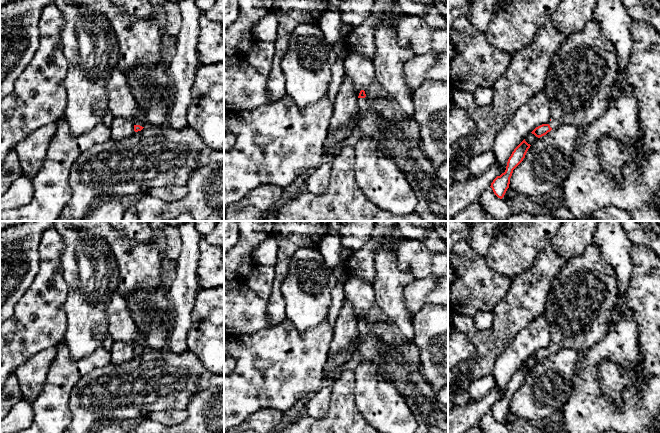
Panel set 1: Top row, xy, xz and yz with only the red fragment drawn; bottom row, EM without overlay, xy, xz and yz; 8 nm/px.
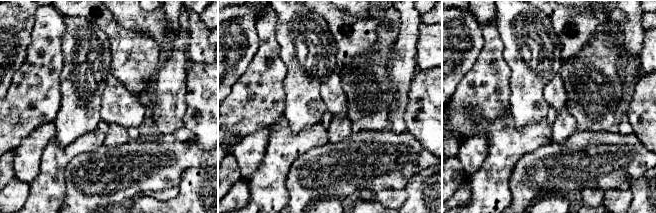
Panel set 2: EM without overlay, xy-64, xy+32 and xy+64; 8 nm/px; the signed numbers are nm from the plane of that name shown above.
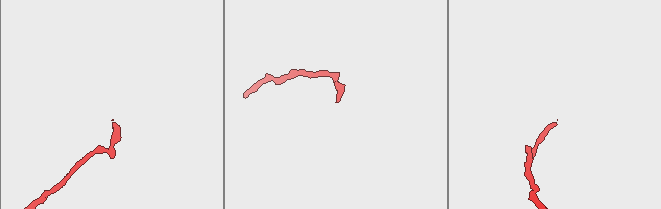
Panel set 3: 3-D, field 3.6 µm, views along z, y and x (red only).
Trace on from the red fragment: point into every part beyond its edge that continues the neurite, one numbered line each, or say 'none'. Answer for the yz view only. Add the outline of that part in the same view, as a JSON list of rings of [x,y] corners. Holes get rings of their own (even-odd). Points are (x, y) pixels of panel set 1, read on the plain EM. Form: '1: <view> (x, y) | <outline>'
1: yz (583, 294) | [[[590,244],[579,256],[567,261],[552,283],[544,312],[551,328],[552,353],[572,349],[579,353],[591,349],[608,332],[608,317],[617,304],[618,282],[613,267],[600,254],[596,244]]]

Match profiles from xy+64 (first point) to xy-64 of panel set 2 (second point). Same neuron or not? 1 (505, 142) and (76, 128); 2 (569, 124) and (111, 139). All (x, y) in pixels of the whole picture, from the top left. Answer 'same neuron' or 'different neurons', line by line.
1: different neurons
2: same neuron

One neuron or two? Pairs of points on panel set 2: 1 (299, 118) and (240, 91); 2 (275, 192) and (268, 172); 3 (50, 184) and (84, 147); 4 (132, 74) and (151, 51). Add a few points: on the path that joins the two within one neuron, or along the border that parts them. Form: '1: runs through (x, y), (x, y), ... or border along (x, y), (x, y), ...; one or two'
1: border along (283, 87), (285, 108), (282, 114); two
2: runs through (274, 187), (270, 177); one
3: runs through (51, 172), (72, 150); one
4: runs through (134, 68), (145, 57); one

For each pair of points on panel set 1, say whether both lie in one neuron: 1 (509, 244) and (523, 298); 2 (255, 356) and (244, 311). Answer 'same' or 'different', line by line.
1: different
2: different

